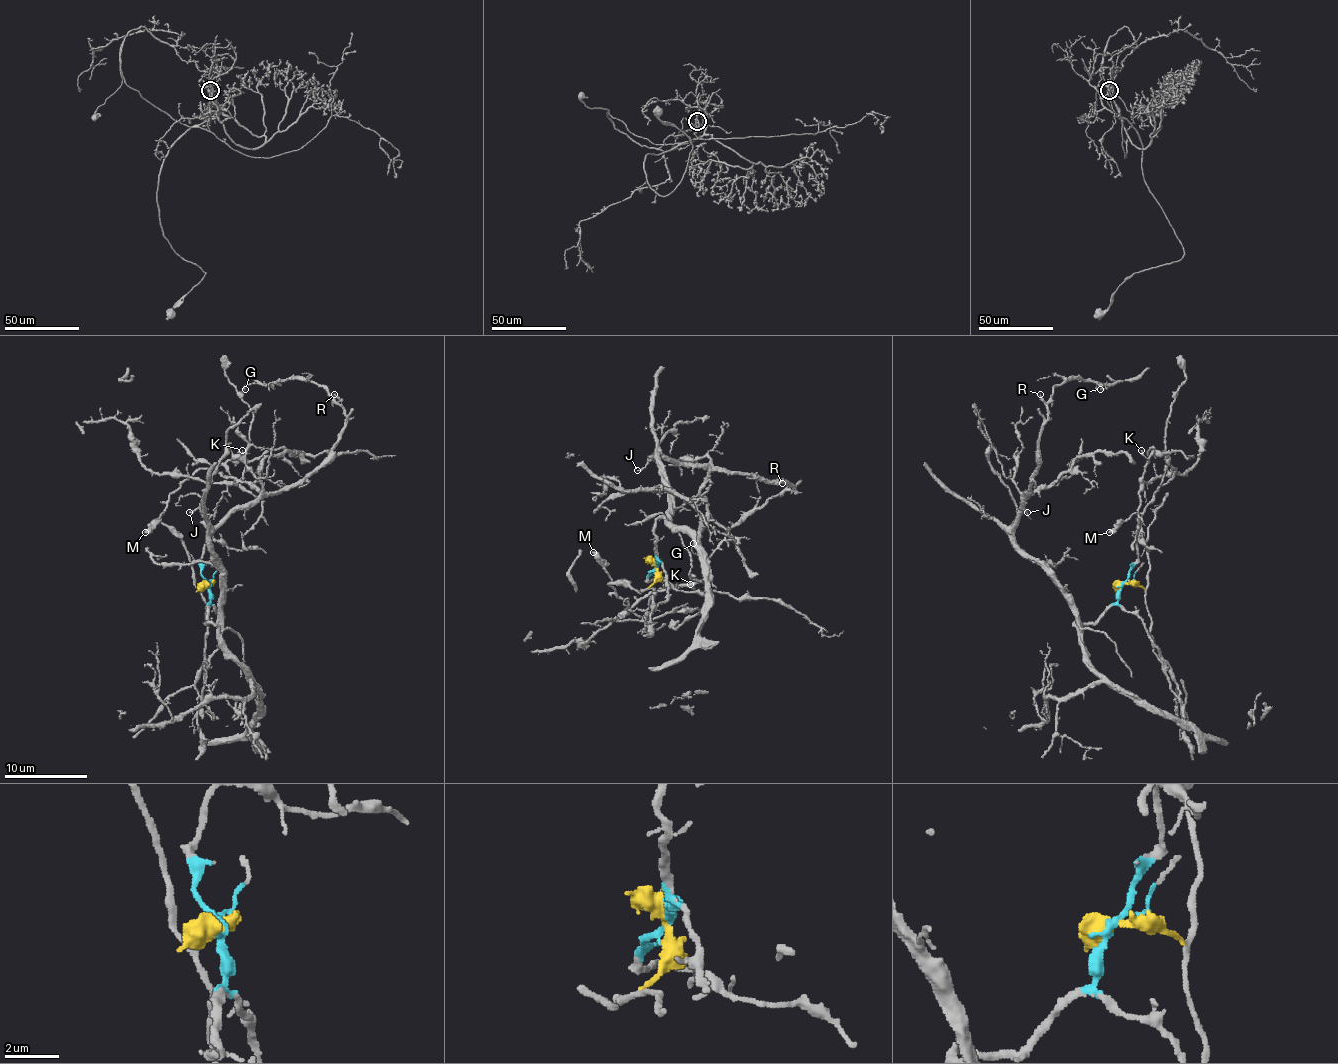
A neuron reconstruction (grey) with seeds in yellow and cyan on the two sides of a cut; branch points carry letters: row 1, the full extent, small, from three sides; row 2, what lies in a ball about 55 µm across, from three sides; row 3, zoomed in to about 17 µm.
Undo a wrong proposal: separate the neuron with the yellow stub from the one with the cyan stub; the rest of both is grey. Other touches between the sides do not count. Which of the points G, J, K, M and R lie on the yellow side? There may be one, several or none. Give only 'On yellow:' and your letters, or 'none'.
On yellow: K, M

